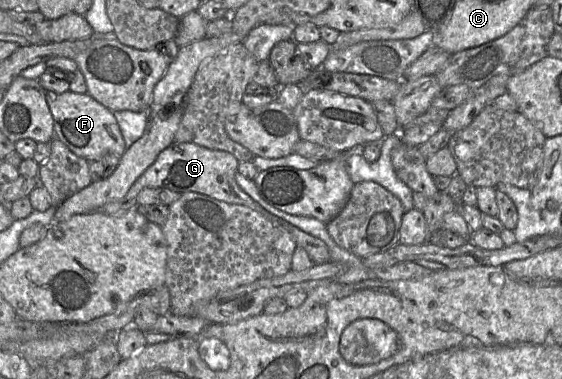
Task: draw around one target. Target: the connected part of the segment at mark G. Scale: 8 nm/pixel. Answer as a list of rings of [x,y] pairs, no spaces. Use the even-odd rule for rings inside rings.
[[[174,142],[164,149],[143,174],[134,182],[122,198],[105,204],[100,211],[108,215],[118,215],[137,208],[137,196],[145,188],[166,188],[179,193],[195,192],[229,204],[245,205],[258,212],[257,203],[238,185],[236,174],[239,161],[232,154],[211,150],[192,143]]]

